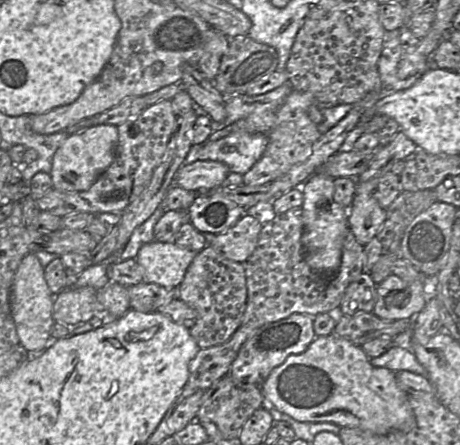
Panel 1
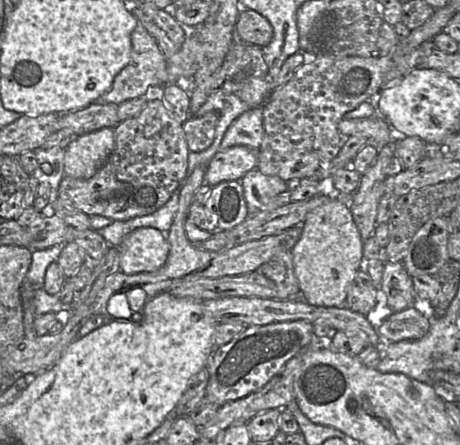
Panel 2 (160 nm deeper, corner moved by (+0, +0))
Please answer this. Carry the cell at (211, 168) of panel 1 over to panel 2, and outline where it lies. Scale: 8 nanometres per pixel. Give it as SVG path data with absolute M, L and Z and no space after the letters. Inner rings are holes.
M237 145L223 151L218 151L207 166L204 184L214 187L223 181L241 180L247 172L256 168L257 161L258 151L244 145Z

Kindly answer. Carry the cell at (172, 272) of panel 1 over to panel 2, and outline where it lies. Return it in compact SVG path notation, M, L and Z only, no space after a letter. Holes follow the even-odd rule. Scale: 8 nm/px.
M141 227L124 237L118 246L120 270L126 274L156 272L169 256L167 235L153 227Z

